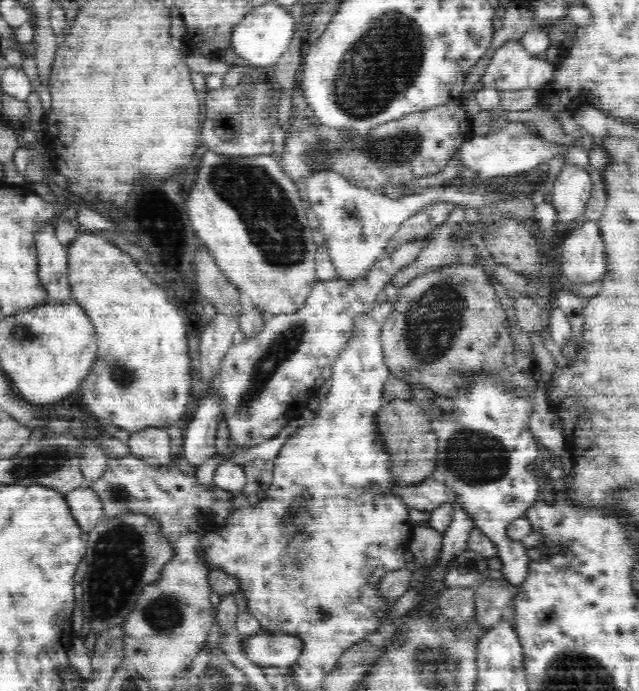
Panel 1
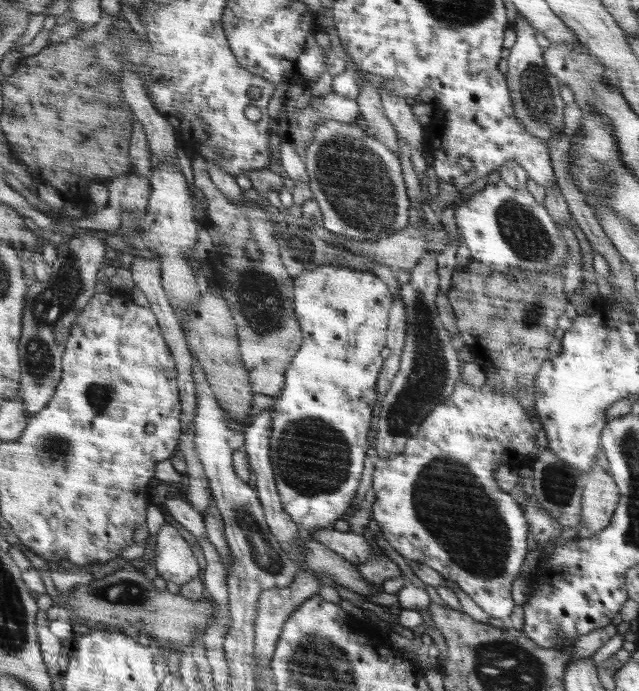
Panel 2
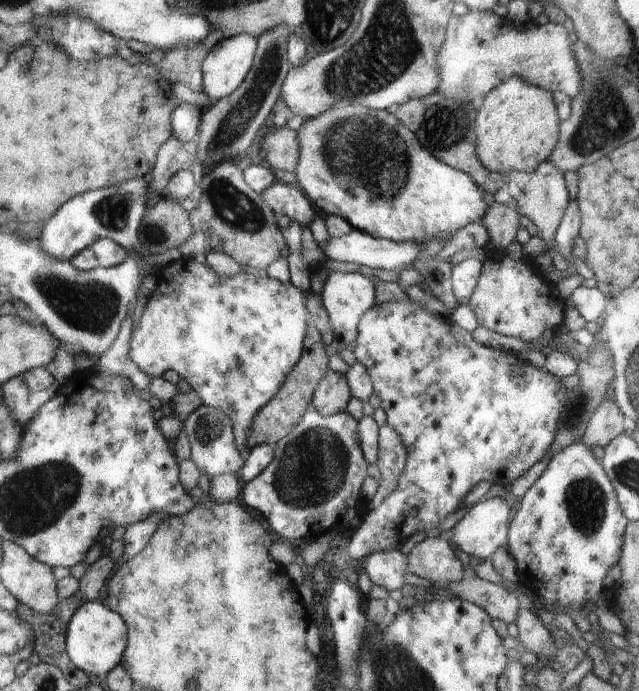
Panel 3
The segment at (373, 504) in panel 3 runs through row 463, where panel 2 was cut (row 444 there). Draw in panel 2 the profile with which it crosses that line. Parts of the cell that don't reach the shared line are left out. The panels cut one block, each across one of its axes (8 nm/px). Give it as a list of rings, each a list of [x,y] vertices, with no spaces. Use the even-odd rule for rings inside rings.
[[[428,252],[417,260],[416,266],[410,271],[410,281],[399,290],[407,313],[406,342],[400,354],[400,368],[381,402],[381,412],[377,417],[375,448],[379,458],[401,454],[408,438],[414,436],[424,417],[452,395],[454,385],[462,374],[463,364],[457,357],[457,350],[452,346],[450,334],[444,328],[436,308],[436,296],[441,292],[436,256]]]

